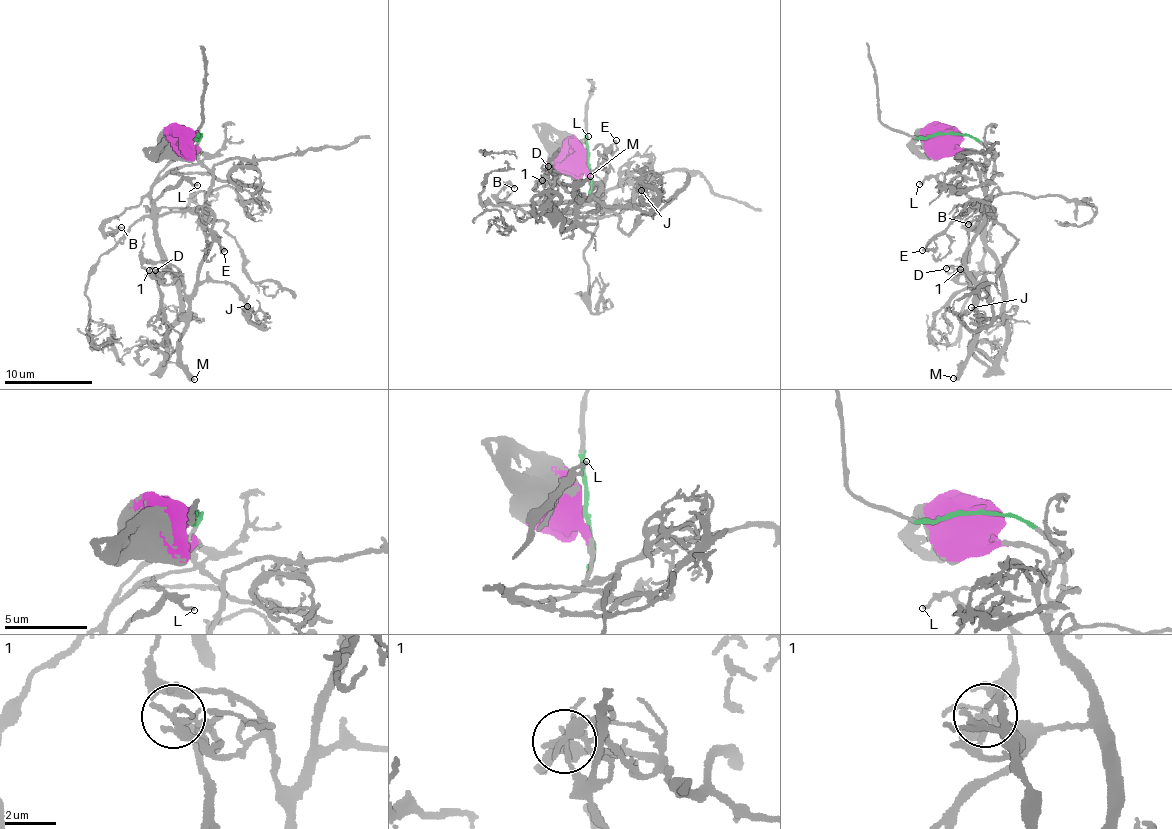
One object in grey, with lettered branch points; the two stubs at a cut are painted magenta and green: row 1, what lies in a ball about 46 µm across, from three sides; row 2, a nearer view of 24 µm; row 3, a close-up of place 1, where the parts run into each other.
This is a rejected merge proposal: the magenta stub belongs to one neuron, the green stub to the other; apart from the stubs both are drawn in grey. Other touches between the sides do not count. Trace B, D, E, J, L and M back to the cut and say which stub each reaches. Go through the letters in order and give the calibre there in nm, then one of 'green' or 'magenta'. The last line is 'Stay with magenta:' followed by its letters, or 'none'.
B: 240 nm | green
D: 170 nm | green
E: 120 nm | green
J: 170 nm | magenta
L: 220 nm | green
M: 360 nm | magenta
Stay with magenta: J, M

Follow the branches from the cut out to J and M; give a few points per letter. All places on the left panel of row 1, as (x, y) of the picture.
J: (197, 132), (191, 149), (212, 175), (199, 281), (230, 285), (254, 322), (243, 314), (248, 305)
M: (197, 132), (191, 149), (199, 151), (212, 188), (205, 199), (206, 255), (181, 347), (182, 365), (195, 379)

